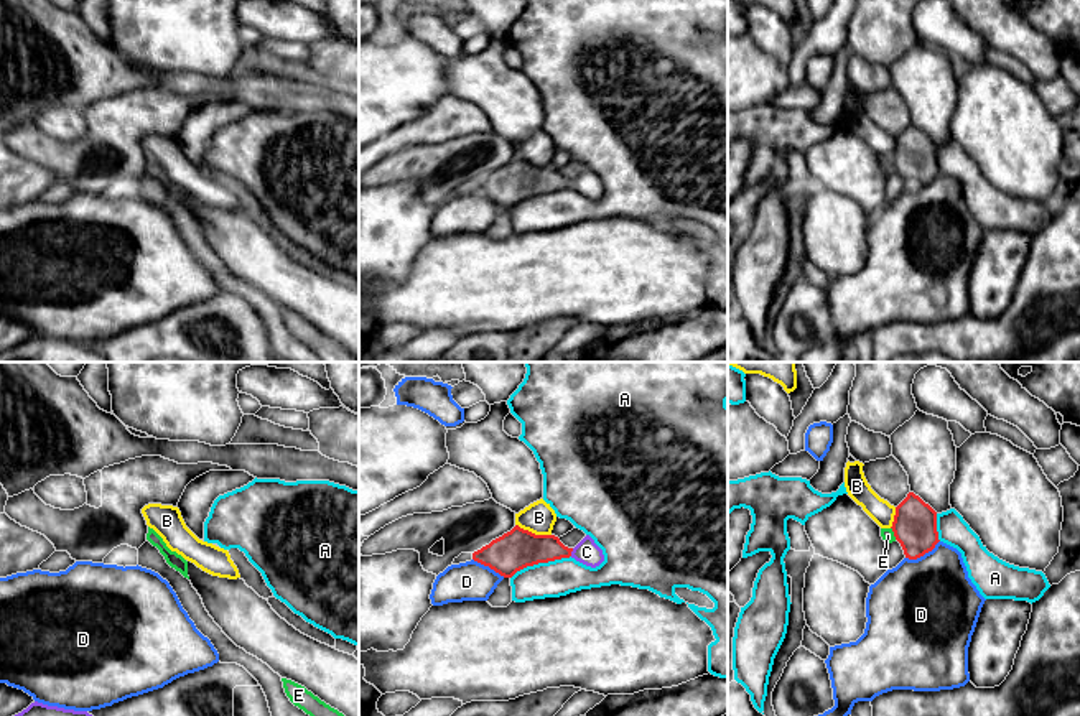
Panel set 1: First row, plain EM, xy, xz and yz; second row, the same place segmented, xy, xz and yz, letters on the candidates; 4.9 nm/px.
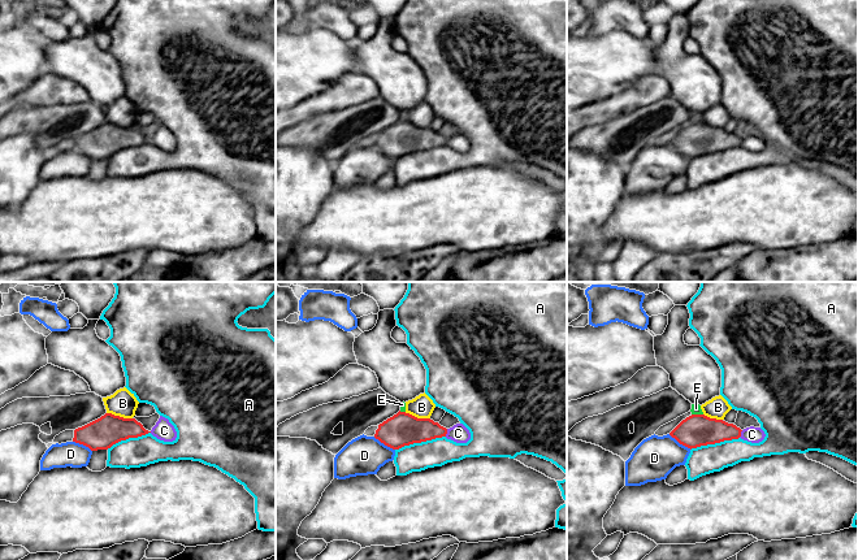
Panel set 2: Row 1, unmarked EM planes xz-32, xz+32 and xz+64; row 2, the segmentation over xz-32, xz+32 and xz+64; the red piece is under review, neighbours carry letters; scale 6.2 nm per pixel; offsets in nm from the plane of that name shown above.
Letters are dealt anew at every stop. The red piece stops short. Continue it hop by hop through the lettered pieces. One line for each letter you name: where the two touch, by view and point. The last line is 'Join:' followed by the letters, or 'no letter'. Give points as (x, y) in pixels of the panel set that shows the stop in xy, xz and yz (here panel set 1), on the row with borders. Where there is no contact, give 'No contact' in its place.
Join: no letter

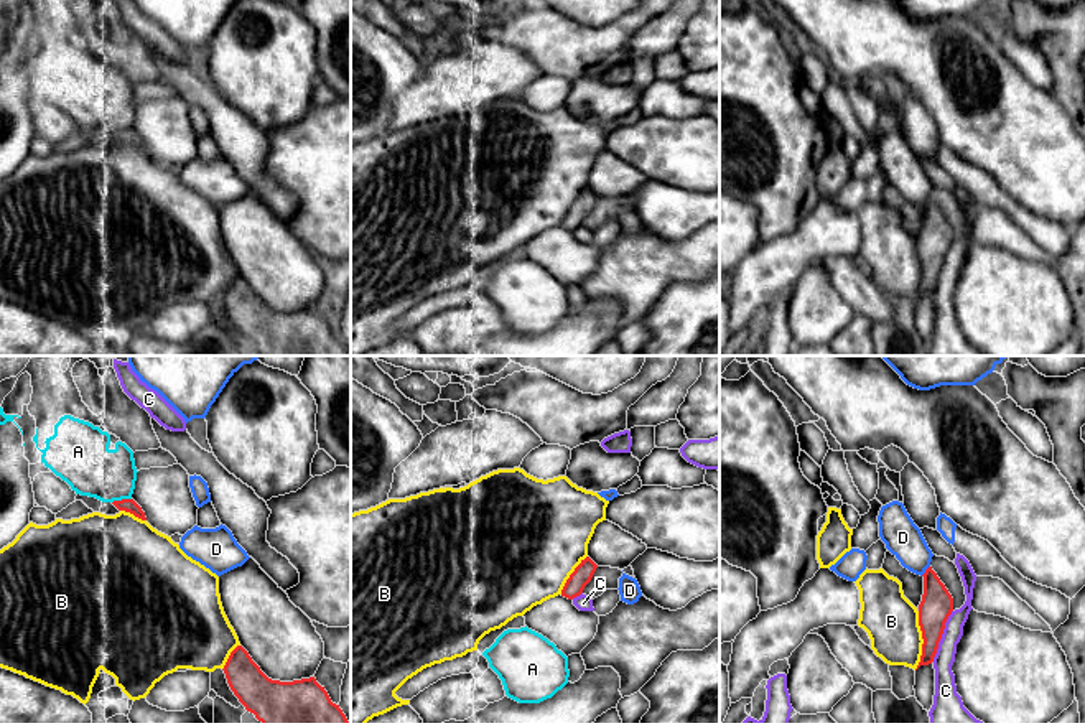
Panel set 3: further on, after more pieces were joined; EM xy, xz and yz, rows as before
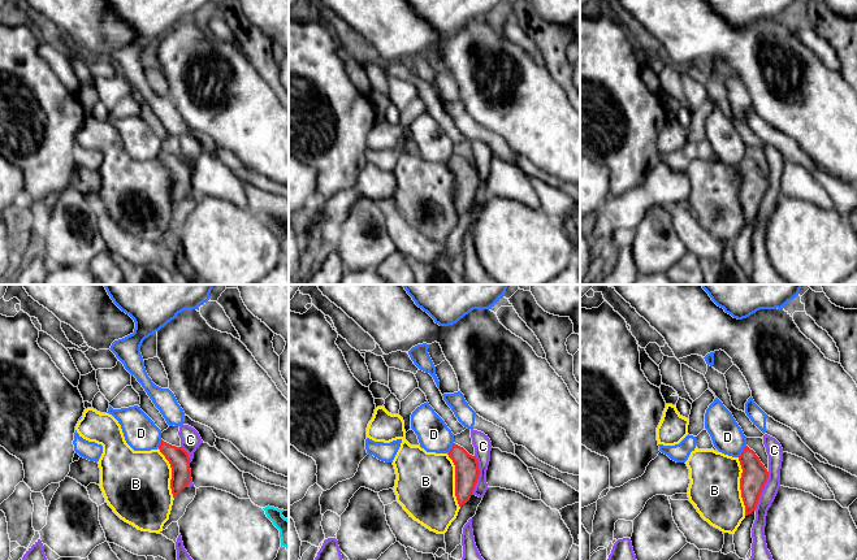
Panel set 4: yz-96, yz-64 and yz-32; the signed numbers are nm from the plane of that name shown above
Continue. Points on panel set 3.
Join: no letter

